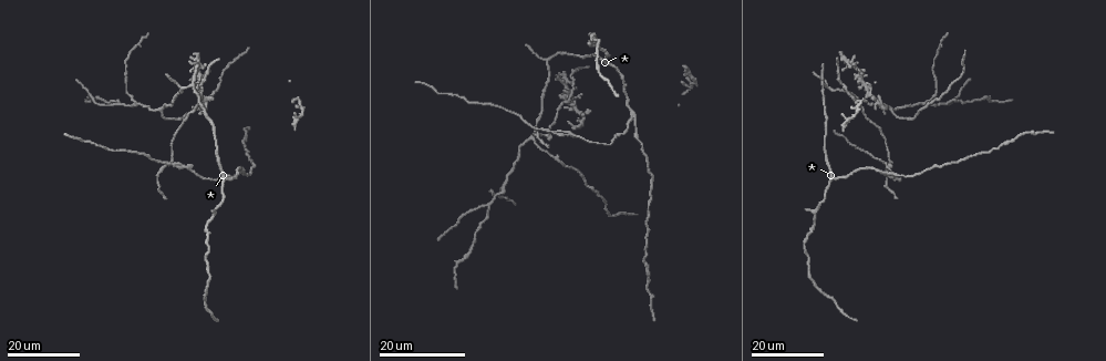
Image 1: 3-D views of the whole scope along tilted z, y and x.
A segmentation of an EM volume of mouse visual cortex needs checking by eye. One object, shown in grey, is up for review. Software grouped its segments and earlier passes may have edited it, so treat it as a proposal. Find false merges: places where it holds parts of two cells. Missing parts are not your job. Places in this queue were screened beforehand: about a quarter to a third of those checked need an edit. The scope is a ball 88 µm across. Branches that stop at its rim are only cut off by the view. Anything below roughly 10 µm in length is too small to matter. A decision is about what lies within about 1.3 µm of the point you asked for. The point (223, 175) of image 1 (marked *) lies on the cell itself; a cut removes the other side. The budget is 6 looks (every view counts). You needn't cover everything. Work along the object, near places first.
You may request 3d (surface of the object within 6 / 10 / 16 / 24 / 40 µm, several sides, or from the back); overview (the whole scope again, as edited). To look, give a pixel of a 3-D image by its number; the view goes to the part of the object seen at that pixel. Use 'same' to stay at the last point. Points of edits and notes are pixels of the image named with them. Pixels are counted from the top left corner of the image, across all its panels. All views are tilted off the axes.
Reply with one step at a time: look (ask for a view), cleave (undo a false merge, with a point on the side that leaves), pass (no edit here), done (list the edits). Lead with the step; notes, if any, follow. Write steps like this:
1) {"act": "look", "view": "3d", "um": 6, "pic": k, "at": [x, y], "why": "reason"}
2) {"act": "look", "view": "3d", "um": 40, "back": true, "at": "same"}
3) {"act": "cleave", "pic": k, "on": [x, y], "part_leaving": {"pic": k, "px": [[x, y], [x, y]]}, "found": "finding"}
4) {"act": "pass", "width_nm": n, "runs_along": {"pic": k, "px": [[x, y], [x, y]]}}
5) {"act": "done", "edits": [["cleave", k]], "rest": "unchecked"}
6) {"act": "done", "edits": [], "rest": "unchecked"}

{"act": "look", "view": "3d", "um": 16, "pic": 1, "at": [549, 132], "why": "looks like a crossing"}

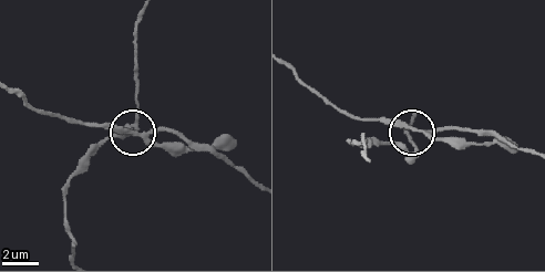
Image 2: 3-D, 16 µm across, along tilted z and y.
{"act": "look", "view": "3d", "um": 10, "pic": 2, "at": [121, 130]}

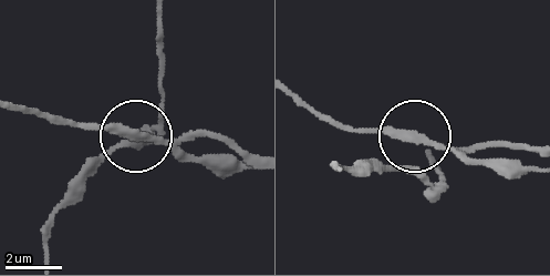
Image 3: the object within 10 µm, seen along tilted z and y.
{"act": "pass", "width_nm": 220, "runs_along": {"pic": 3, "px": [[535, 169], [493, 169], [418, 140], [349, 132]]}, "found": "all the same cell"}

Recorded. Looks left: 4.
{"act": "look", "view": "3d", "um": 16, "pic": 1, "at": [577, 109], "why": "small branch off a trunk"}

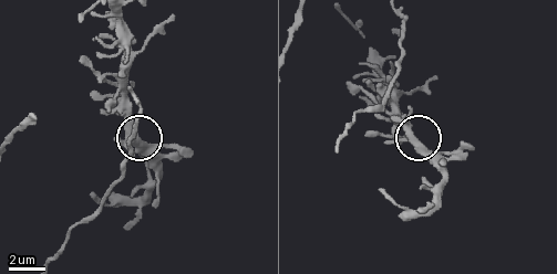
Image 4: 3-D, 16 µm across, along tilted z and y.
{"act": "look", "view": "3d", "um": 10, "pic": 4, "at": [415, 141], "why": "zoom in"}

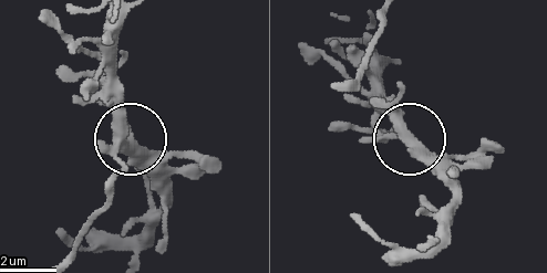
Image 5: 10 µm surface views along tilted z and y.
{"act": "pass", "found": "continuous, no second cell"}

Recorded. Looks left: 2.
{"act": "look", "view": "3d", "um": 16, "pic": 1, "at": [504, 182], "why": "three arms meet"}

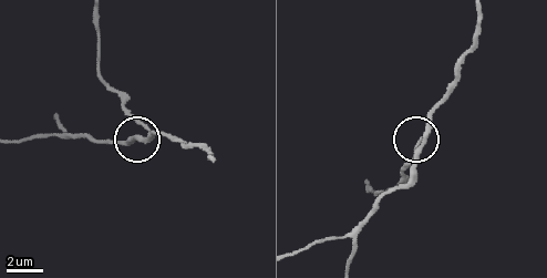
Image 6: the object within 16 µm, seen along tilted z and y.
{"act": "look", "view": "3d", "um": 6, "pic": 6, "at": [146, 134]}

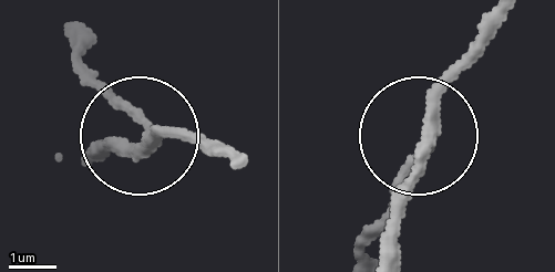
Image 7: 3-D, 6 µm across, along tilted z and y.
{"act": "pass", "width_nm": 250, "runs_along": {"pic": 7, "px": [[236, 158], [141, 132], [80, 54]]}, "found": "all the same cell"}

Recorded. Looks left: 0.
{"act": "done", "edits": [], "rest": "unchecked"}

